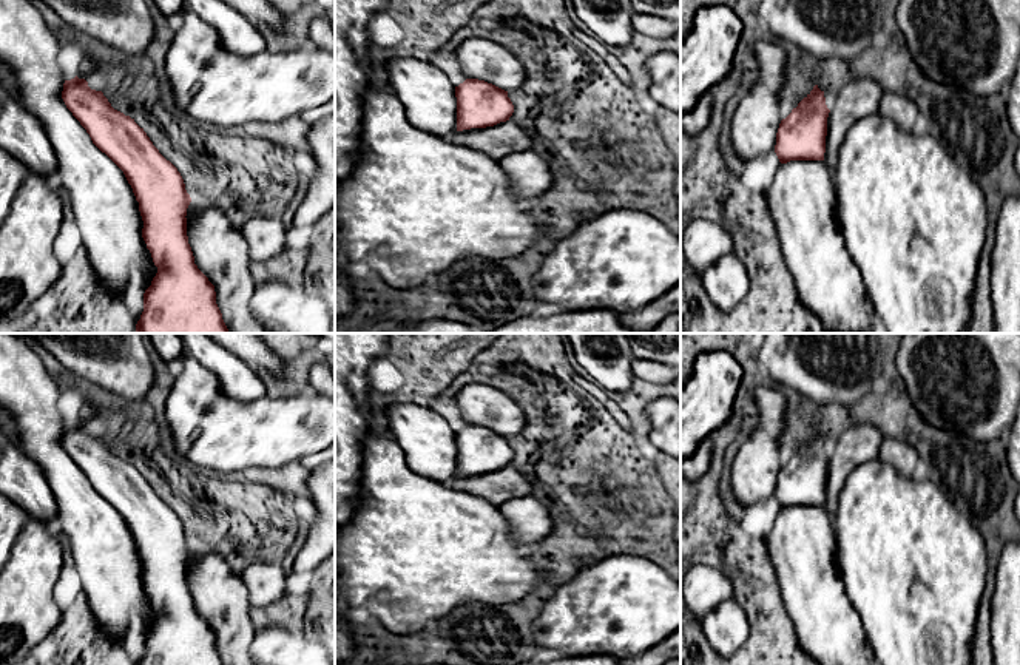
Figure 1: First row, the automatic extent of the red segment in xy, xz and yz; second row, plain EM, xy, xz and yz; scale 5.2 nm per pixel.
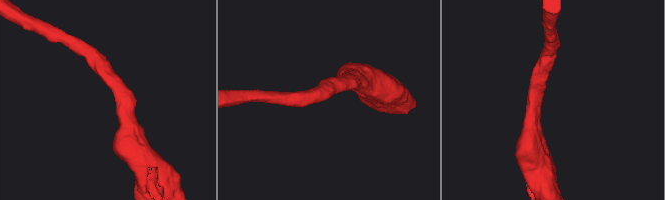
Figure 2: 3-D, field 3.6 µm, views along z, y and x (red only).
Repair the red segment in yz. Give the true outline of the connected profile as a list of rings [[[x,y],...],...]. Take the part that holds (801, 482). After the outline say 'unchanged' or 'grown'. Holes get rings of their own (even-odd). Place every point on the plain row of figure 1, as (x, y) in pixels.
[[[815,430],[781,466],[775,491],[779,511],[765,552],[801,650],[819,665],[869,665],[867,636],[839,577],[833,517],[824,508],[829,458],[824,437]]] | grown

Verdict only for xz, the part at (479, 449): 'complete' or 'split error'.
split error

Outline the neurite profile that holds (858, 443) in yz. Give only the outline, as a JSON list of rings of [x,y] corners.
[[[852,424],[841,434],[827,463],[824,508],[830,517],[838,508],[838,495],[850,472],[872,460],[893,466],[903,477],[912,477],[918,463],[918,452],[904,441],[884,438],[875,426]]]

